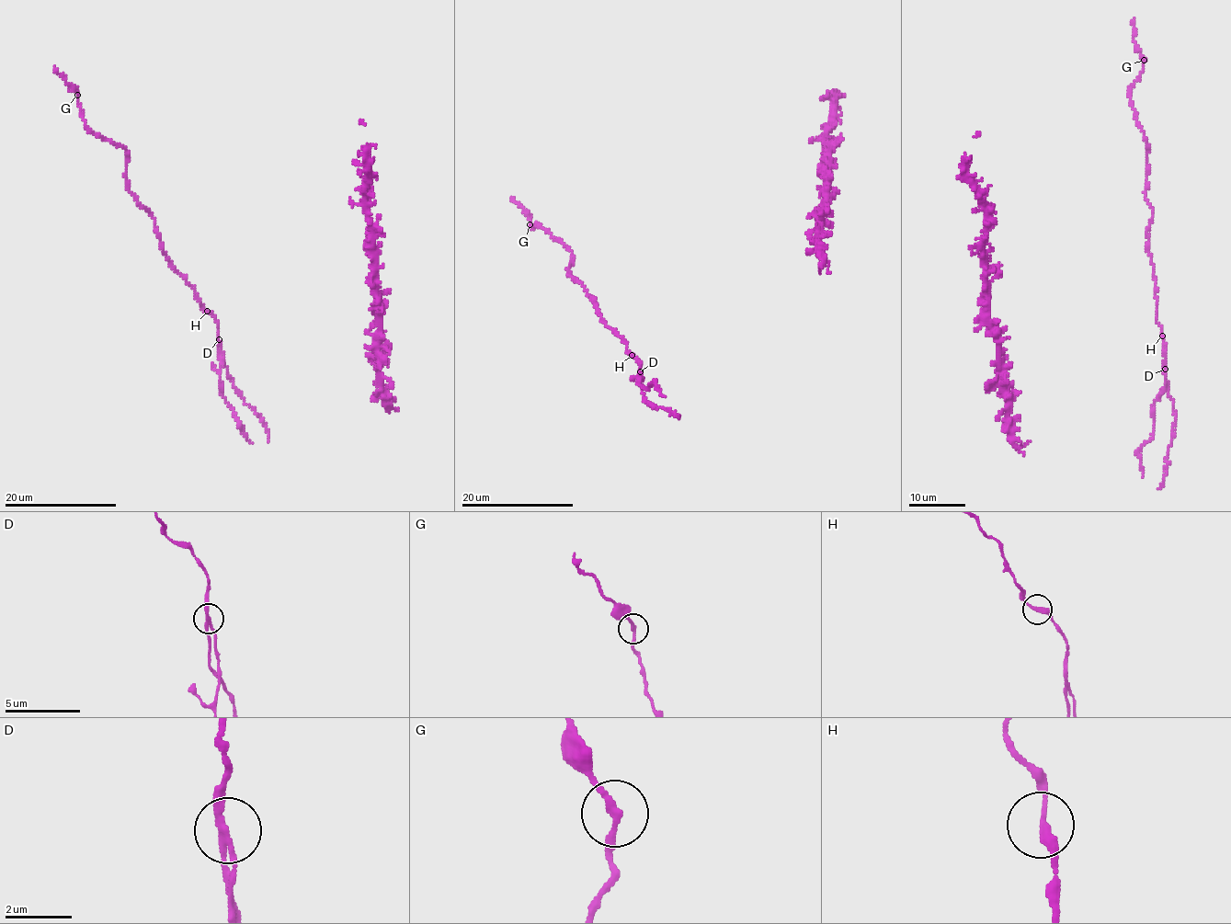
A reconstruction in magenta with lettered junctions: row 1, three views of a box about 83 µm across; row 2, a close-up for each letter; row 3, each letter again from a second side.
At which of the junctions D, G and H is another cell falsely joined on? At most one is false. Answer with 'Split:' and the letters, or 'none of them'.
Split: D

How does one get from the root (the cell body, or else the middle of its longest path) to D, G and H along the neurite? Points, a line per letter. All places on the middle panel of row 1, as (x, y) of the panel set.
D: (655, 379), (649, 387), (642, 387), (637, 382), (639, 375), (641, 381), (640, 371)
G: (655, 379), (640, 385), (642, 364), (568, 274), (568, 249), (530, 224)
H: (655, 379), (649, 387), (642, 387), (637, 382), (642, 364), (632, 355)

